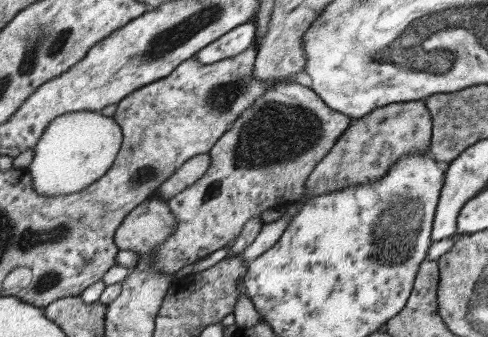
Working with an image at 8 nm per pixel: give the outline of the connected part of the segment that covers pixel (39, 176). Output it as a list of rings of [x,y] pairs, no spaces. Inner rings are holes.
[[[72,111],[54,118],[35,144],[34,158],[26,167],[36,193],[54,197],[80,193],[103,177],[116,160],[123,134],[120,125],[99,111]]]

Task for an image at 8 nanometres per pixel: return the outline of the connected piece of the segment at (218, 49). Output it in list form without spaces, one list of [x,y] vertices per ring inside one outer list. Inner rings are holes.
[[[254,20],[244,22],[200,49],[194,58],[200,64],[214,64],[226,58],[234,58],[256,43],[256,29]]]

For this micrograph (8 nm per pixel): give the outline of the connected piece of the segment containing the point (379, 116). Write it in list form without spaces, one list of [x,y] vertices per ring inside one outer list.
[[[426,99],[386,105],[353,120],[328,154],[308,175],[306,193],[301,202],[344,190],[351,185],[378,182],[384,174],[388,174],[390,166],[394,166],[394,162],[398,162],[406,154],[428,152],[432,128],[432,117],[426,106]]]

